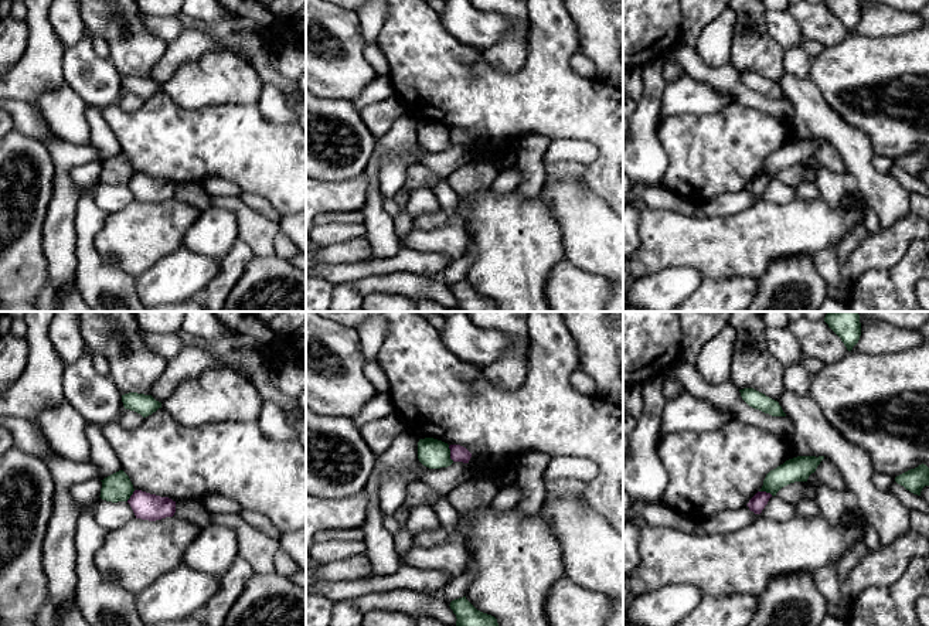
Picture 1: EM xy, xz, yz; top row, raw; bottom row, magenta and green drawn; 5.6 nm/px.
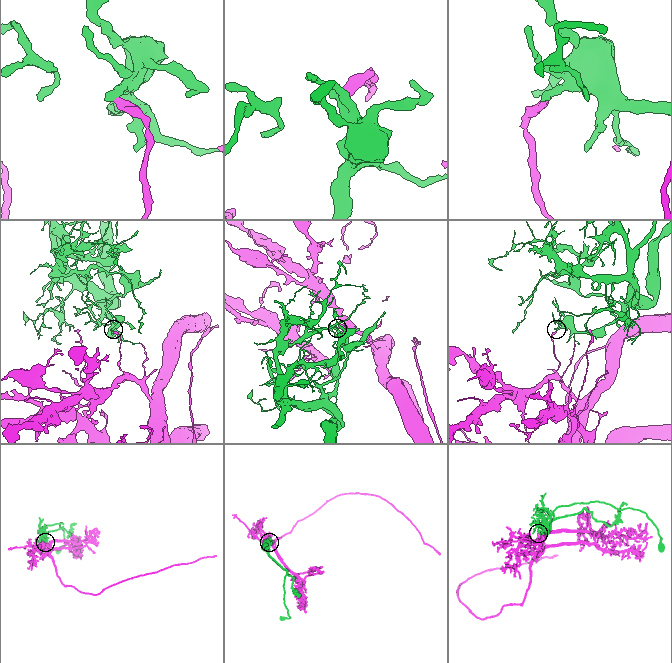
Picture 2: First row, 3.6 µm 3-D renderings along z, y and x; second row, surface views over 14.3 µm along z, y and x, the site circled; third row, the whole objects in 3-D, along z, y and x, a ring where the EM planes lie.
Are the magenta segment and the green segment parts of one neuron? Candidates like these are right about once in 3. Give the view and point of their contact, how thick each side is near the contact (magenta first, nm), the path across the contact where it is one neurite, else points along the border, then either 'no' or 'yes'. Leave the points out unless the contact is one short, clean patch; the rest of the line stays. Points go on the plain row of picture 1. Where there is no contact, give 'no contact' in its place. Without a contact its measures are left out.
xz (451, 136) | 100/170 nm | along xz (448, 129), (449, 139), (453, 143) | no

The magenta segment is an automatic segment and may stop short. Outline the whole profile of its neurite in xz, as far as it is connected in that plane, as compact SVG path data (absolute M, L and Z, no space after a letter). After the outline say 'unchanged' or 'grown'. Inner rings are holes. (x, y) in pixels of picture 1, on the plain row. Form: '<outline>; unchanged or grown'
M450 127L449 132L450 132L450 142L453 144L469 146L472 136L466 130L460 127Z; unchanged

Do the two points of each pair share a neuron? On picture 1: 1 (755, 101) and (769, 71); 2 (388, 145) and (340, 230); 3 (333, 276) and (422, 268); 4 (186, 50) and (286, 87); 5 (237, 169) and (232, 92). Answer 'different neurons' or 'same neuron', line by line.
1: different neurons
2: different neurons
3: same neuron
4: different neurons
5: different neurons

